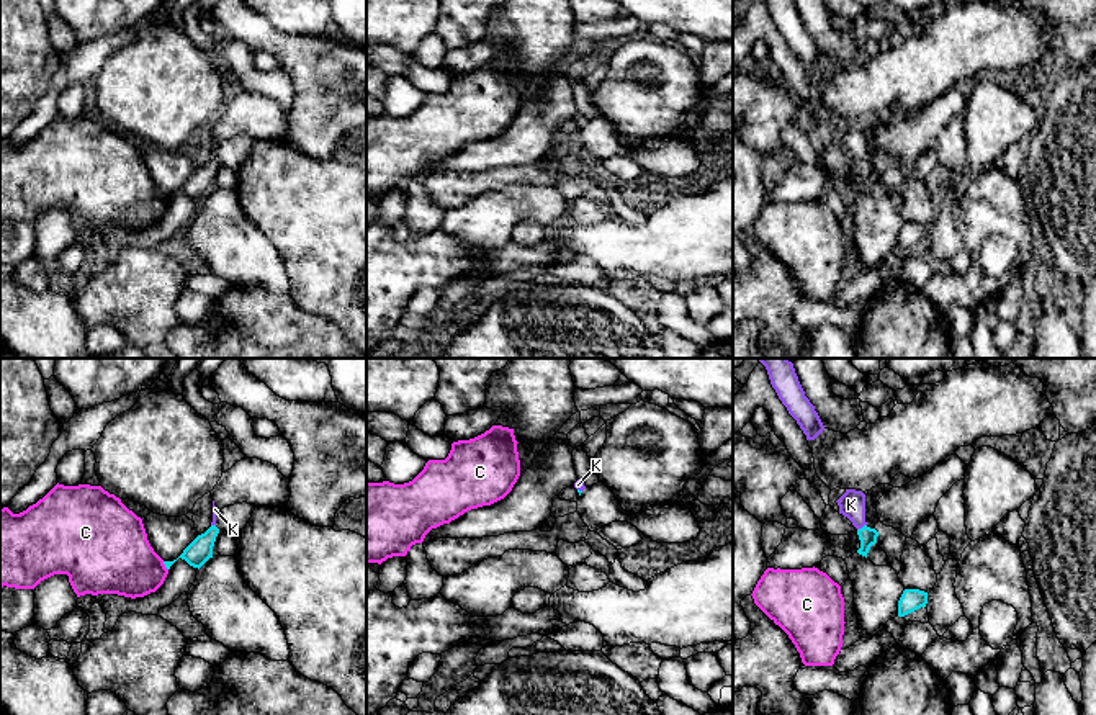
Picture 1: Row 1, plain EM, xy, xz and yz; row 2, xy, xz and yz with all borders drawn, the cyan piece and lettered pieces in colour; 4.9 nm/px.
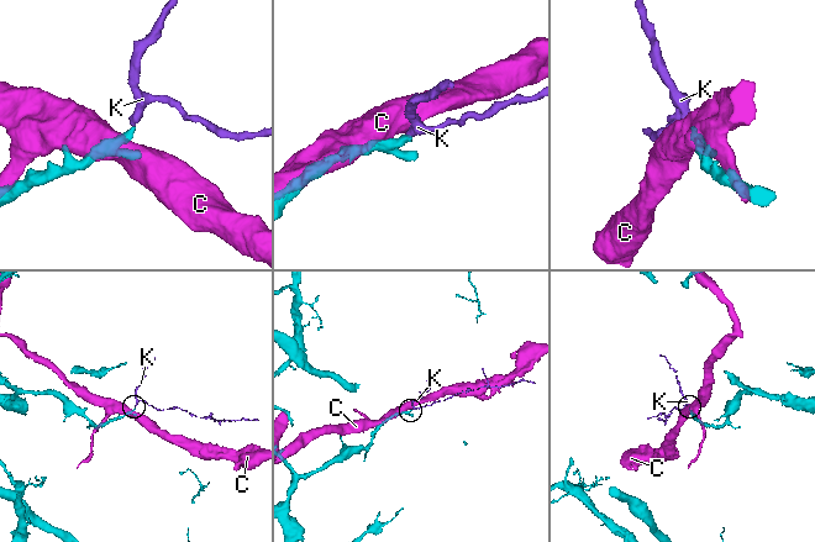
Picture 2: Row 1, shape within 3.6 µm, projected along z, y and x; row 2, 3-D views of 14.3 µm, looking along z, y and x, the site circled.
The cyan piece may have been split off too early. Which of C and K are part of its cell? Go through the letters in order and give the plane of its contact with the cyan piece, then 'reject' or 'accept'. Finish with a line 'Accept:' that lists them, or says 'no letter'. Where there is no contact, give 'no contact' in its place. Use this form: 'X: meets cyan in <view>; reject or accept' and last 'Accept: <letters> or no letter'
C: meets cyan in xy; reject
K: meets cyan in yz; accept
Accept: K

